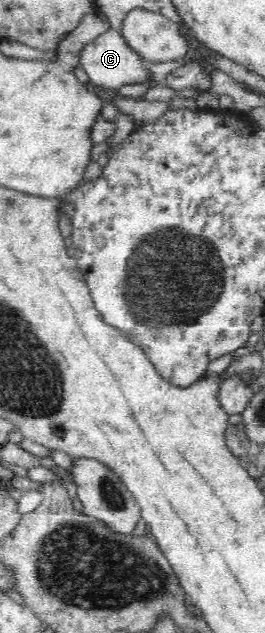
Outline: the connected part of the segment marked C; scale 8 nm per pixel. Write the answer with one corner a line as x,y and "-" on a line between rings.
109,27
103,33
95,36
81,51
80,67
86,71
91,83
104,89
118,89
123,85
151,85
153,73
147,67
139,52
127,45
120,30

